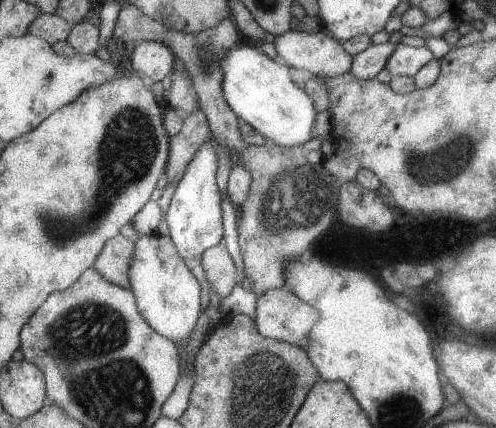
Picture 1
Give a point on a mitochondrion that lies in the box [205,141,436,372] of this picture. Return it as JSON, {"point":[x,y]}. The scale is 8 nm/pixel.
{"point":[287,199]}

